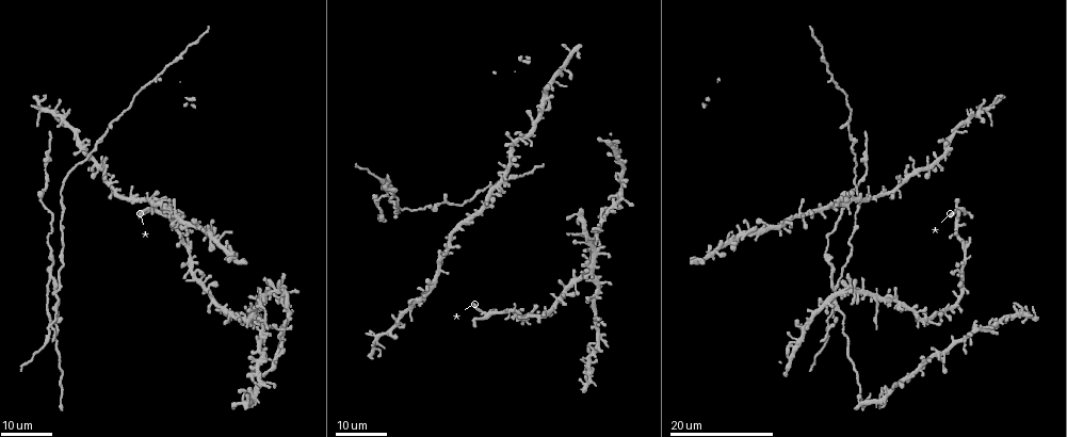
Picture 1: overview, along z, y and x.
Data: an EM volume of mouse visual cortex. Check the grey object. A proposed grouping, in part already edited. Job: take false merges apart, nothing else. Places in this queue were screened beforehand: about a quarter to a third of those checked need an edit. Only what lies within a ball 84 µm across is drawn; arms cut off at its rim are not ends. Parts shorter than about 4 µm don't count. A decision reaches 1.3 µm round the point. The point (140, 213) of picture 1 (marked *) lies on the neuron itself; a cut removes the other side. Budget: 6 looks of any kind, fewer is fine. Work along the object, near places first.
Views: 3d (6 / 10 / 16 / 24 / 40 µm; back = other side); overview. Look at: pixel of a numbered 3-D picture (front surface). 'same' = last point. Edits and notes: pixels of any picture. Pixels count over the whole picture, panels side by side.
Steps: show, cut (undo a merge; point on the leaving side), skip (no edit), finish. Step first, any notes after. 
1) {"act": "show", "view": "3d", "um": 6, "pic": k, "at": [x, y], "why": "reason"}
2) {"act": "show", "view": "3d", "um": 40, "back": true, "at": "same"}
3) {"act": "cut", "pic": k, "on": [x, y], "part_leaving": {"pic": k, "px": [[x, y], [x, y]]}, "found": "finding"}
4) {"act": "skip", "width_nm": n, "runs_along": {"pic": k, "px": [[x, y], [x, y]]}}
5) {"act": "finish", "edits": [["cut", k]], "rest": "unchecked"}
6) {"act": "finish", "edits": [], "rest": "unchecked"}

{"act": "show", "view": "3d", "um": 16, "pic": 1, "at": [594, 295], "why": "four or more arms meet"}

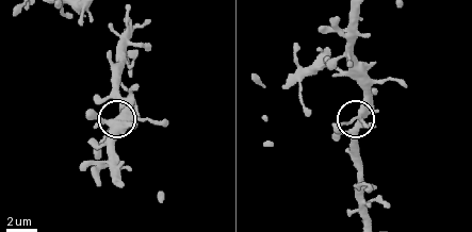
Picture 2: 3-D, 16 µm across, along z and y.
{"act": "show", "view": "3d", "um": 10, "pic": 2, "at": [361, 116]}

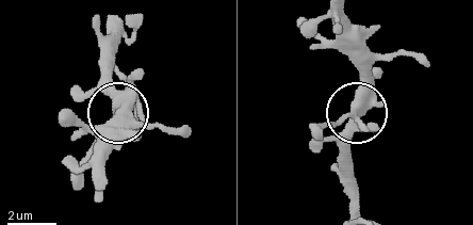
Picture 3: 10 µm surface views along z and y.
{"act": "skip", "arms": 4, "found": "all the same neuron"}

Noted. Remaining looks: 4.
{"act": "show", "view": "3d", "um": 16, "pic": 1, "at": [849, 125]}

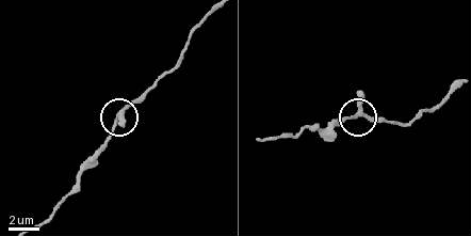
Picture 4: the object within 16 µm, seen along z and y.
{"act": "show", "view": "3d", "um": 6, "pic": 4, "at": [117, 114], "why": "zoom in"}

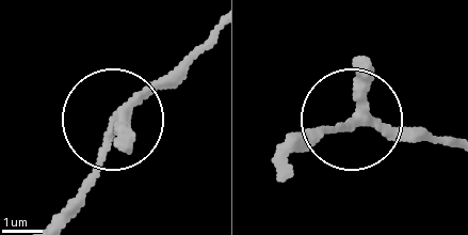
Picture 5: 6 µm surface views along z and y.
{"act": "skip", "found": "one neuron here"}

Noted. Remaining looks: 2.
{"act": "show", "view": "3d", "um": 24, "pic": 1, "at": [116, 191], "why": "branch point"}

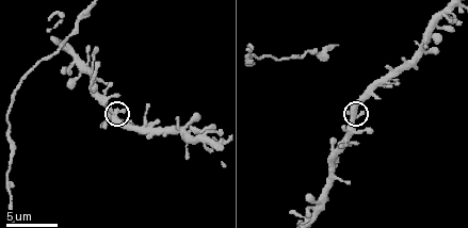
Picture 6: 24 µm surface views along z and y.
{"act": "show", "view": "3d", "um": 10, "pic": 6, "at": [117, 113]}

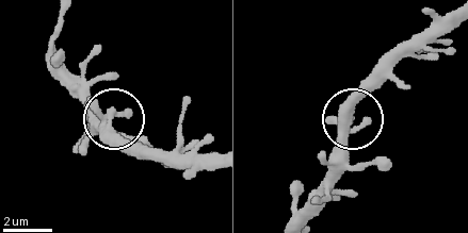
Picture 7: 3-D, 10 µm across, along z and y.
{"act": "skip", "arms": 3, "found": "continuous, no second neuron"}

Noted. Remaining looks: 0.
{"act": "finish", "edits": [], "rest": "unchecked"}

